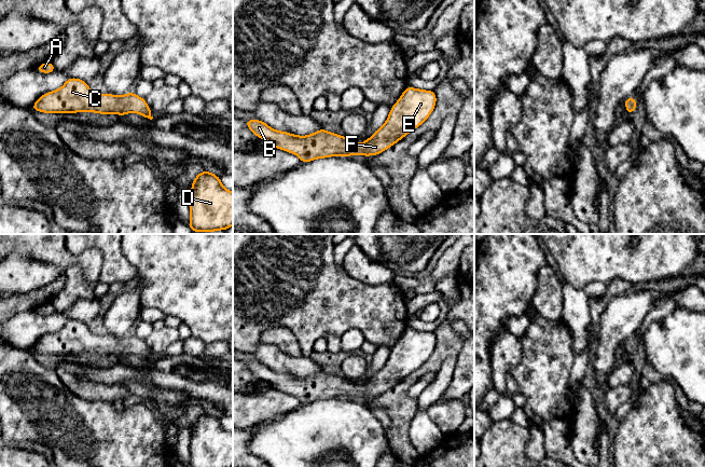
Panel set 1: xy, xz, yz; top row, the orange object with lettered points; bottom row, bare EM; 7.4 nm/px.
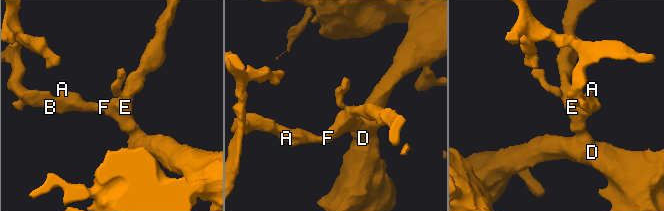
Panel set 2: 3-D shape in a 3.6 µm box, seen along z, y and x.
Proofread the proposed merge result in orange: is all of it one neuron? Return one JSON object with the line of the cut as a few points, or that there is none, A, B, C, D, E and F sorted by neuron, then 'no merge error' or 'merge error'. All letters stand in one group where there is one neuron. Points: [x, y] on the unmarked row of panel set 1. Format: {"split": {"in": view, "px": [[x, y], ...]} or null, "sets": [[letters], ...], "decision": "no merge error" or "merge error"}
{"split": null, "sets": [["A", "B", "C", "D", "E", "F"]], "decision": "no merge error"}

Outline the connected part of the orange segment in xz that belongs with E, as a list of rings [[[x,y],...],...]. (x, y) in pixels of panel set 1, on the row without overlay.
[[[406,328],[390,355],[372,379],[361,386],[347,379],[321,370],[307,377],[275,372],[261,361],[245,361],[247,369],[260,381],[300,399],[302,406],[316,400],[349,397],[377,397],[421,367],[437,344],[434,332]]]

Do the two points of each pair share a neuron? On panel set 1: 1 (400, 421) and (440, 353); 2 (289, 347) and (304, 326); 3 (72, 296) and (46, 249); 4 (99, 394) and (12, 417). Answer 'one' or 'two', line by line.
1: one
2: two
3: two
4: two

